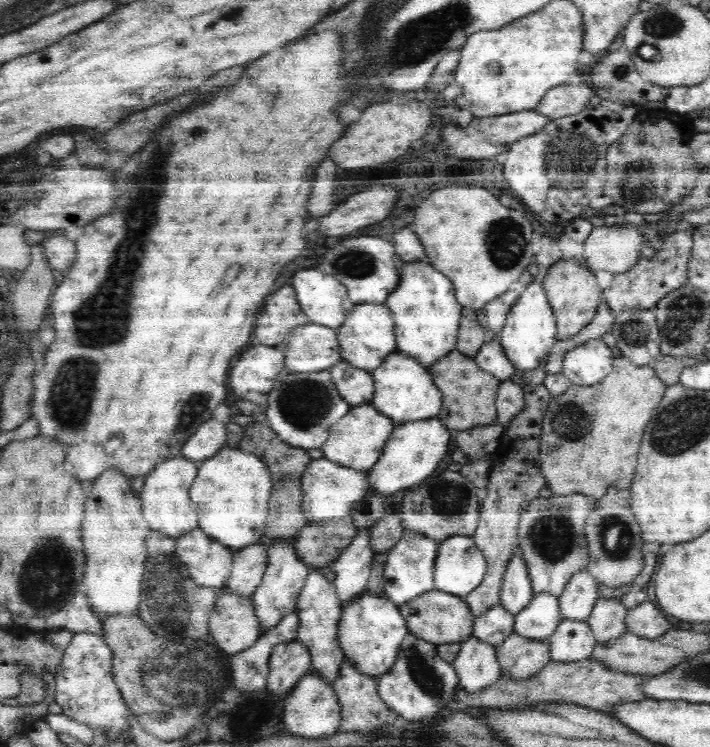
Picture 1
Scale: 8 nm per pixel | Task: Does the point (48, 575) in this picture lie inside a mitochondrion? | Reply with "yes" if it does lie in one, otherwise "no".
yes

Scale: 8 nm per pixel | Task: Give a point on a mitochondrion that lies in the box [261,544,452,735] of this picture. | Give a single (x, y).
(421, 670)

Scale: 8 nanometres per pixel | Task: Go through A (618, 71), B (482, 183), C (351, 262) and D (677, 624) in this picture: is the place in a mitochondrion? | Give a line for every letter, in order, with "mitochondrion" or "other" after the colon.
A: mitochondrion
B: other
C: mitochondrion
D: other

